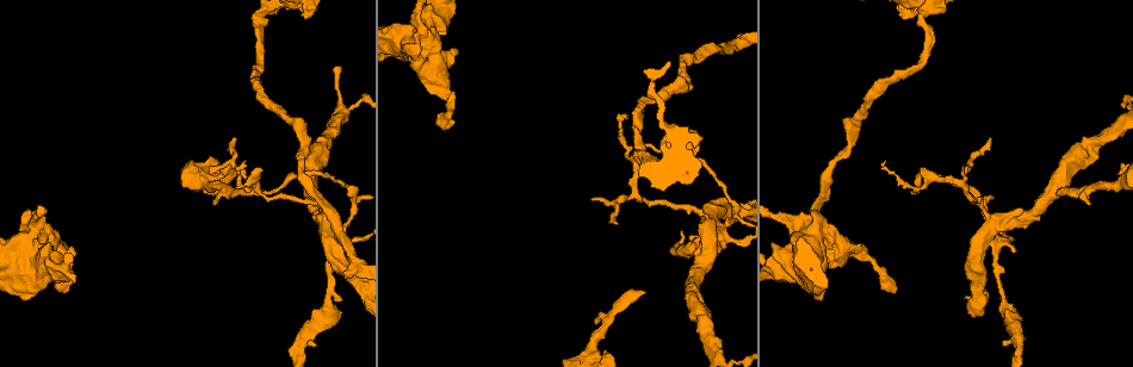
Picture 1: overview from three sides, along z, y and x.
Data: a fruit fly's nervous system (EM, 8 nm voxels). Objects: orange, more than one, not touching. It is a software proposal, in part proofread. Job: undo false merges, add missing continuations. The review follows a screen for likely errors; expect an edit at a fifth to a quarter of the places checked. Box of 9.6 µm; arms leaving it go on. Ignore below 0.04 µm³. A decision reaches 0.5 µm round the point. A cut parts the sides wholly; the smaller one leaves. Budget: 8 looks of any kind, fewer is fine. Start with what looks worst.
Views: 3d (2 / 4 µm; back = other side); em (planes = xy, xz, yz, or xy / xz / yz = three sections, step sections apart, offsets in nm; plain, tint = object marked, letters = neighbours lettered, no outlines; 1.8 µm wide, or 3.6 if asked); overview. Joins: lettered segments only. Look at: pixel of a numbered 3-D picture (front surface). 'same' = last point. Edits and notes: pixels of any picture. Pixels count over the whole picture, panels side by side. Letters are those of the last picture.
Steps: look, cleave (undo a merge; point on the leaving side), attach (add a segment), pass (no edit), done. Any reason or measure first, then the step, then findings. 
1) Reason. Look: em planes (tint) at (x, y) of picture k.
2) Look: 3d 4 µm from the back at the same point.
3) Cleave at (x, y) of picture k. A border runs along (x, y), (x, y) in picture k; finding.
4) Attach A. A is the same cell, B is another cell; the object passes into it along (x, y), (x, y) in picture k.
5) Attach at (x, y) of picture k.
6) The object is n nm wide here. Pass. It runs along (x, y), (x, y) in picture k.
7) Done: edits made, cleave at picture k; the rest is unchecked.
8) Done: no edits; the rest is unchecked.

An open end. Look: 3d 4 µm at (1059, 192) of picture 1.

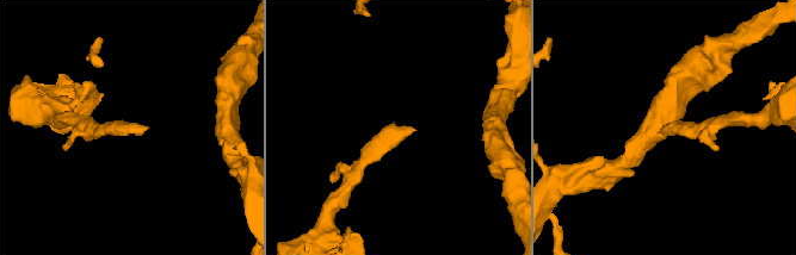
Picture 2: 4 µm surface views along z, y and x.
Look: em yz step 8 (letters) at (147, 127) of picture 2.

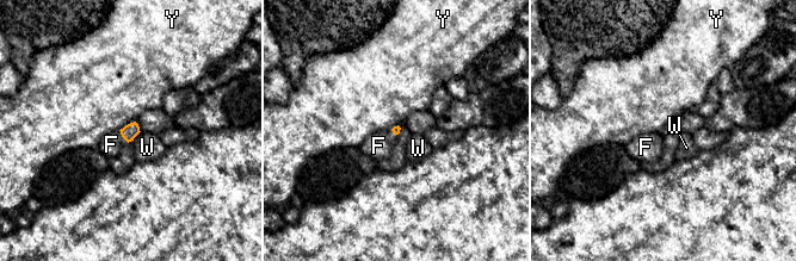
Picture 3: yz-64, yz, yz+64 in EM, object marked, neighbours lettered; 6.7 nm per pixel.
Attach F. F is the same cell, W and Y are other cells; the object passes into it along (130, 131), (122, 136), (111, 144) in picture 3; it goes on there.

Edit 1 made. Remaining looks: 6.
Thin arm on a thick one. Look: 3d 2 µm from the back at (984, 240) of picture 1.

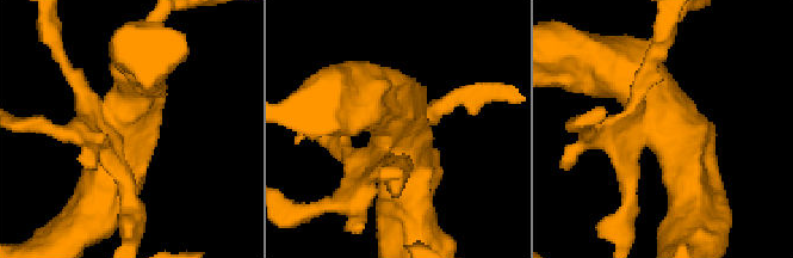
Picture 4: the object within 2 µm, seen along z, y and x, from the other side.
Now the EM. Look: em xy step 4 (tint) at (387, 135) of picture 4.

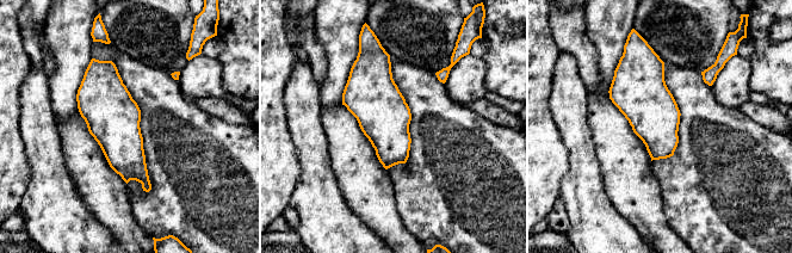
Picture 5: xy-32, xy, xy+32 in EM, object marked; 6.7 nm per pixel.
Another direction. Look: em planes (letters) at the same point.

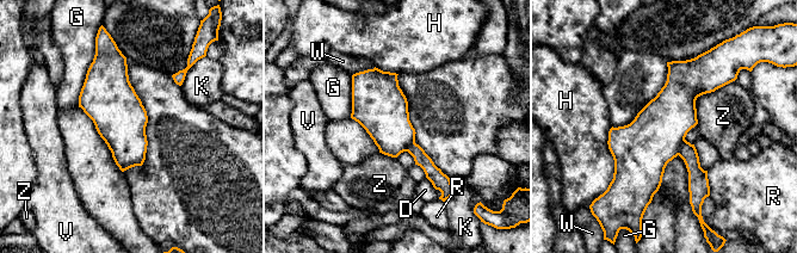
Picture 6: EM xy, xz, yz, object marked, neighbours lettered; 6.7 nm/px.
The object is 360 nm wide here. Cleave at (697, 177) of picture 6. D, G, H, K, R, V, W and Z are other cells; a border runs along (684, 139), (678, 154) in picture 6; two cells meet here.

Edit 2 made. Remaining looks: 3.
Branch stops here. Look: 3d 2 µm at (311, 13) of picture 1.

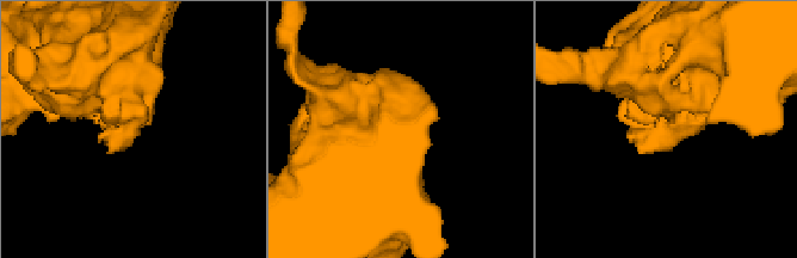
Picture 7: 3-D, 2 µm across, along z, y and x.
Look: em yz step 8 (letters) at (690, 133) of picture 7.

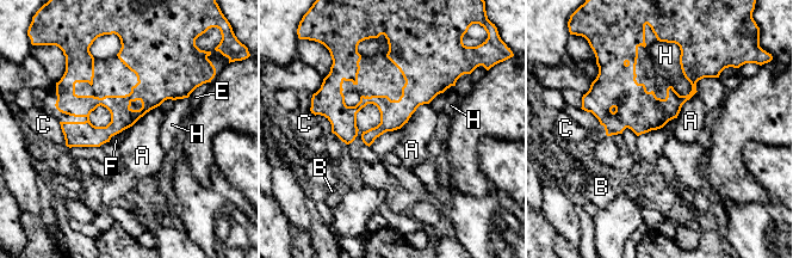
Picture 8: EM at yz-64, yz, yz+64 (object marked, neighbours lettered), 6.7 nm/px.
Look: em planes (letters) at the same point.

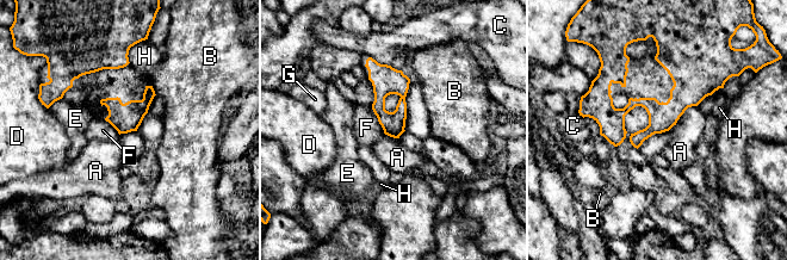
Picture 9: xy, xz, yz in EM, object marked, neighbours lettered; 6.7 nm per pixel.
Pass. A, B, C, D, E, F, G and H are other cells; none of them fits.

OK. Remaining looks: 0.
Done: edits made, attach at picture 3, cleave at picture 6; the rest is unchecked.

